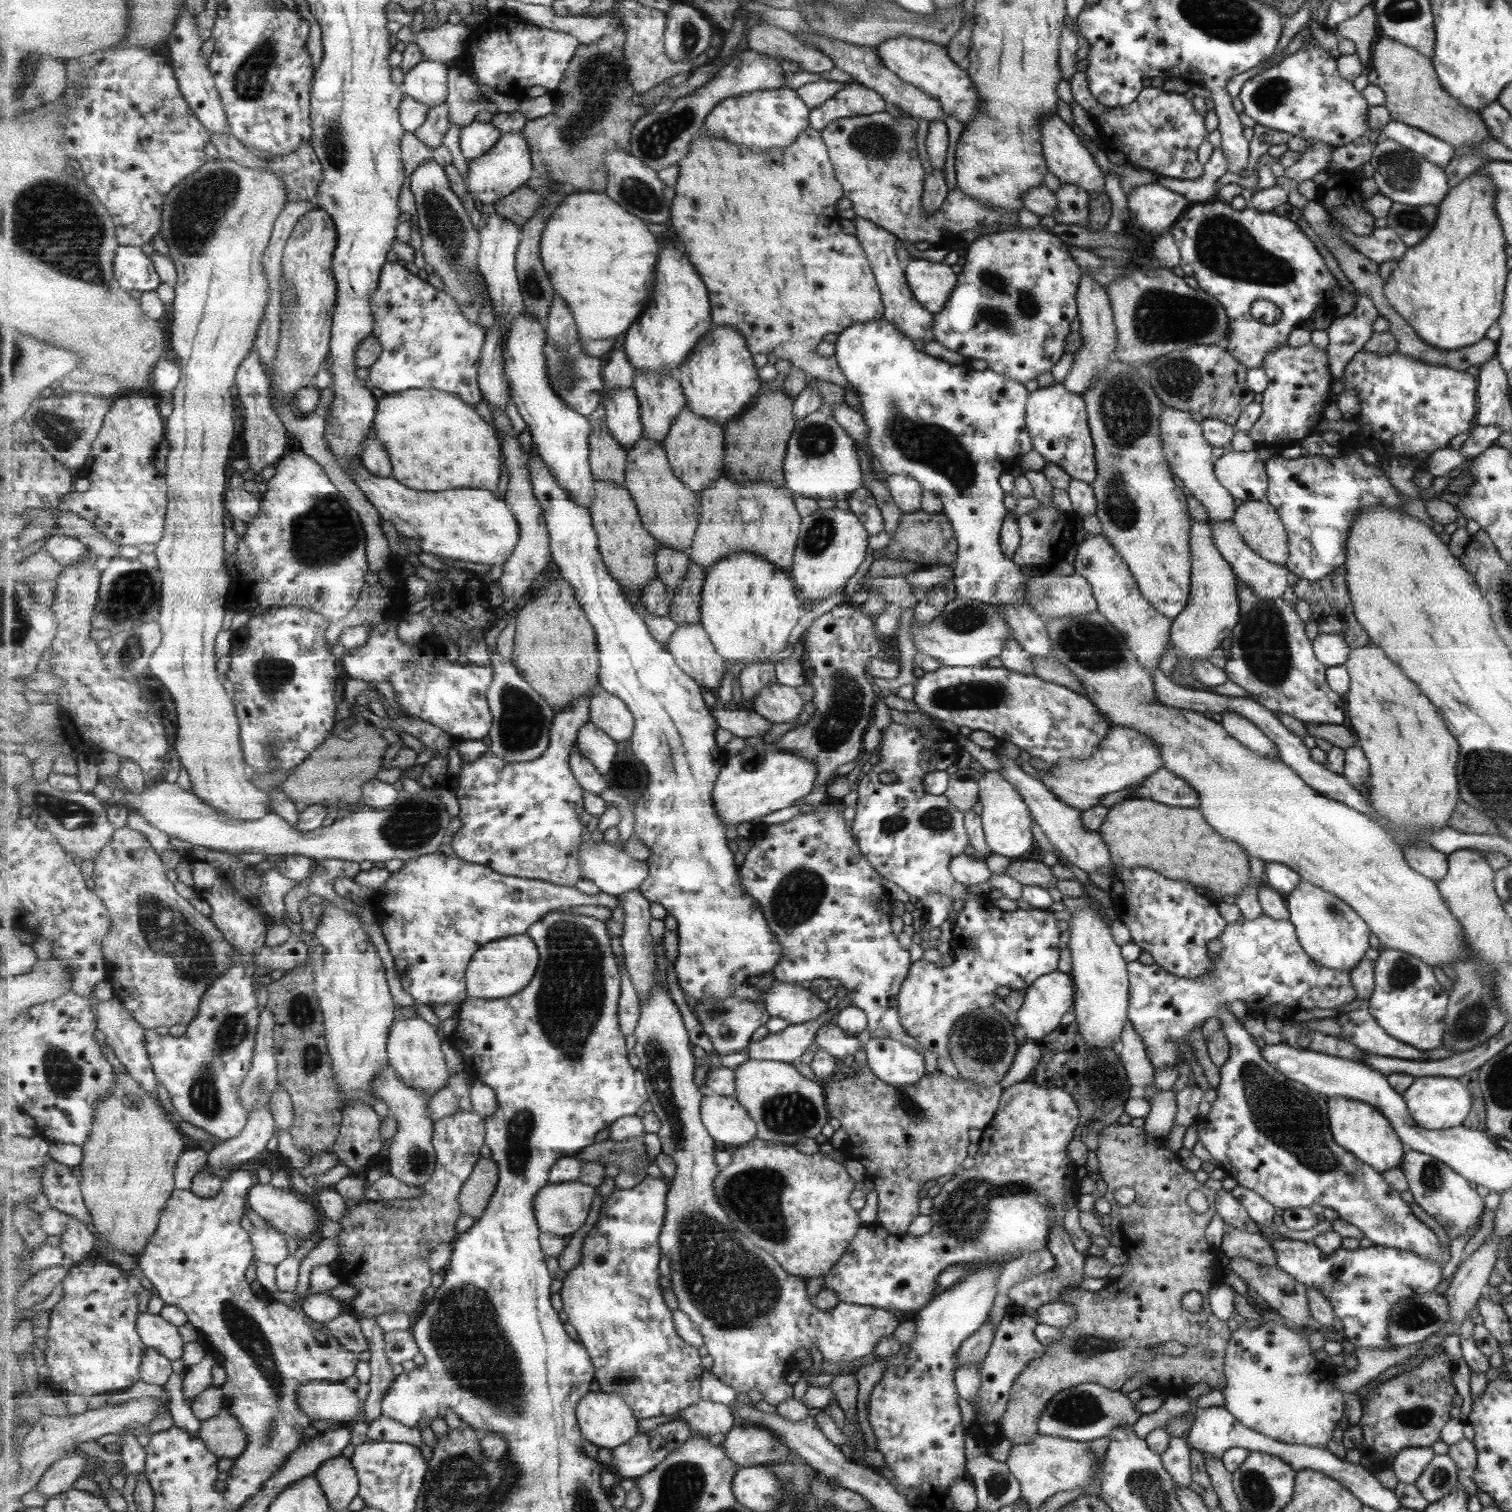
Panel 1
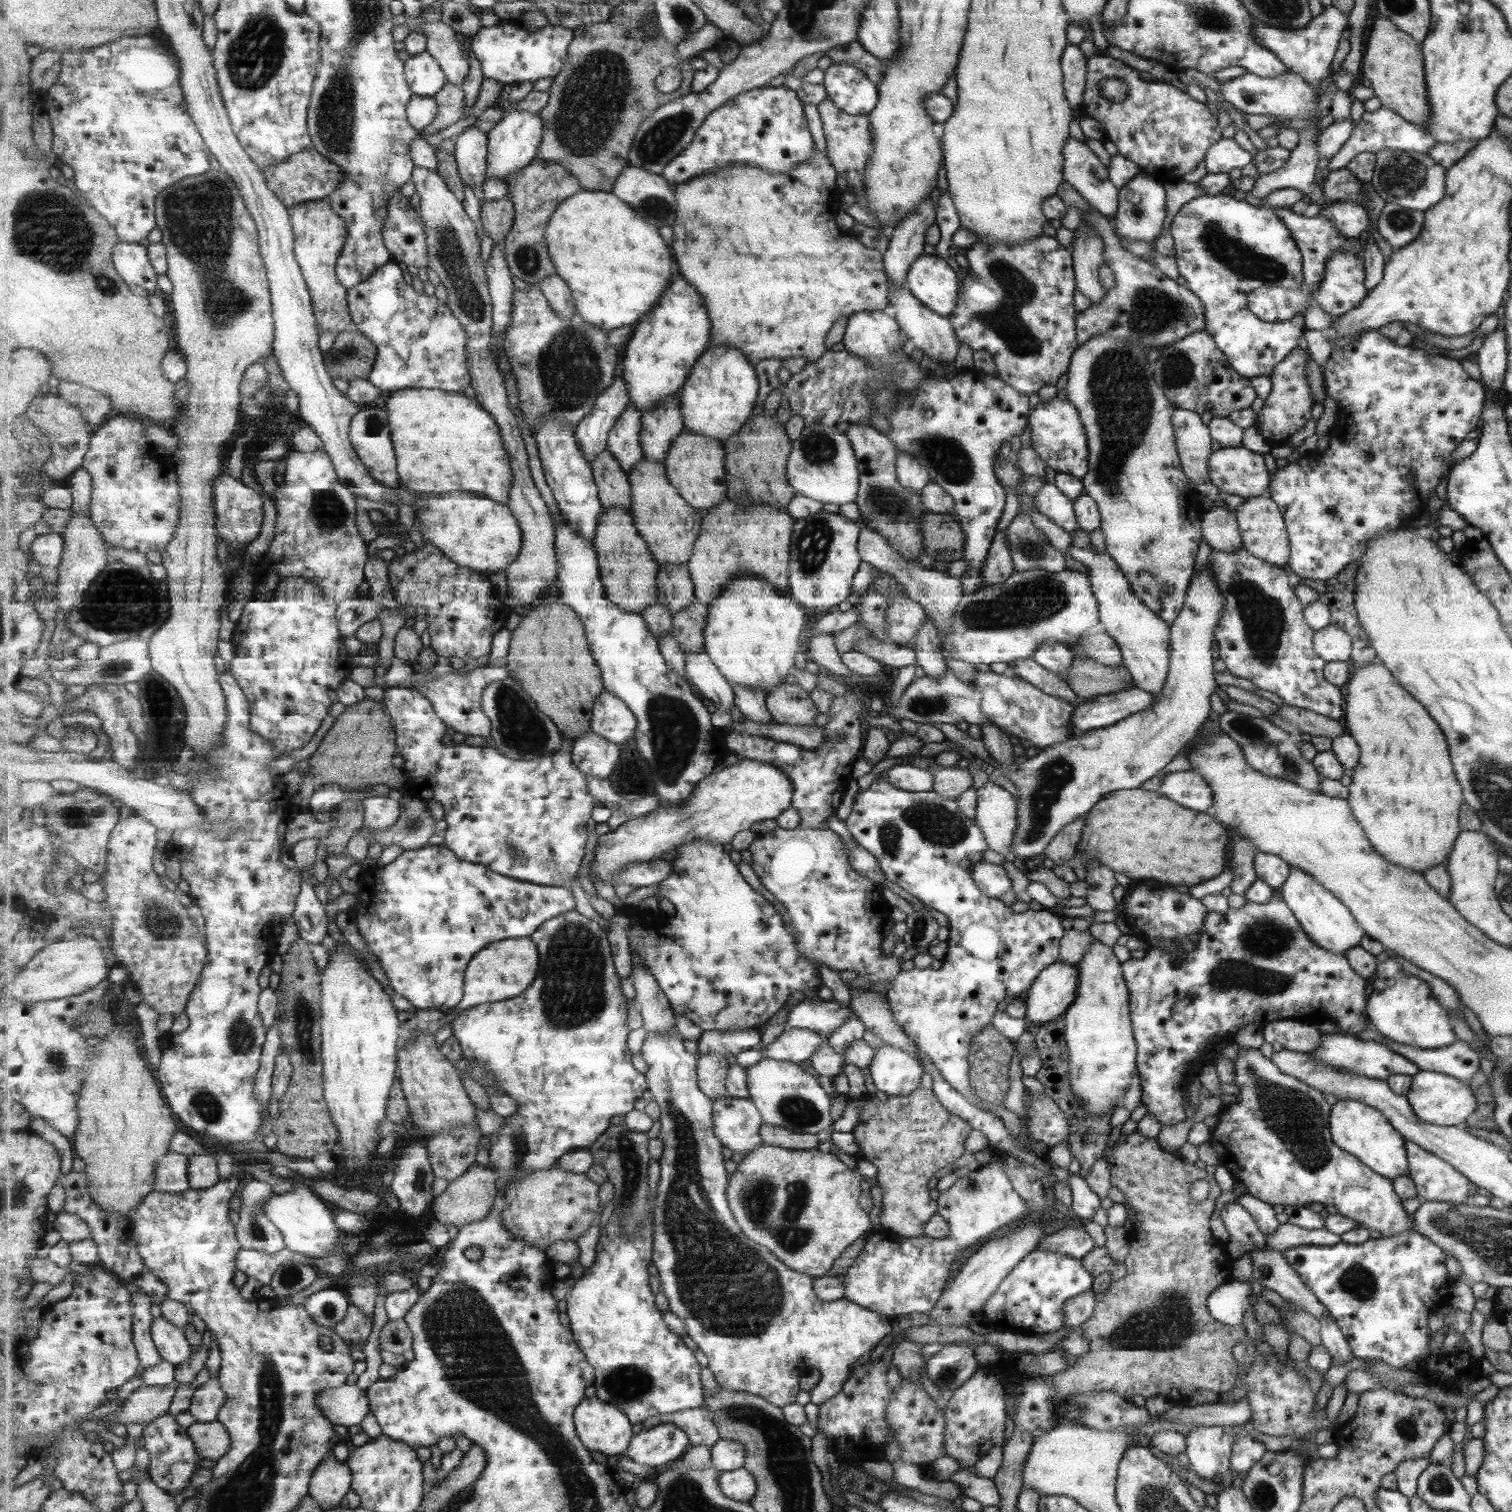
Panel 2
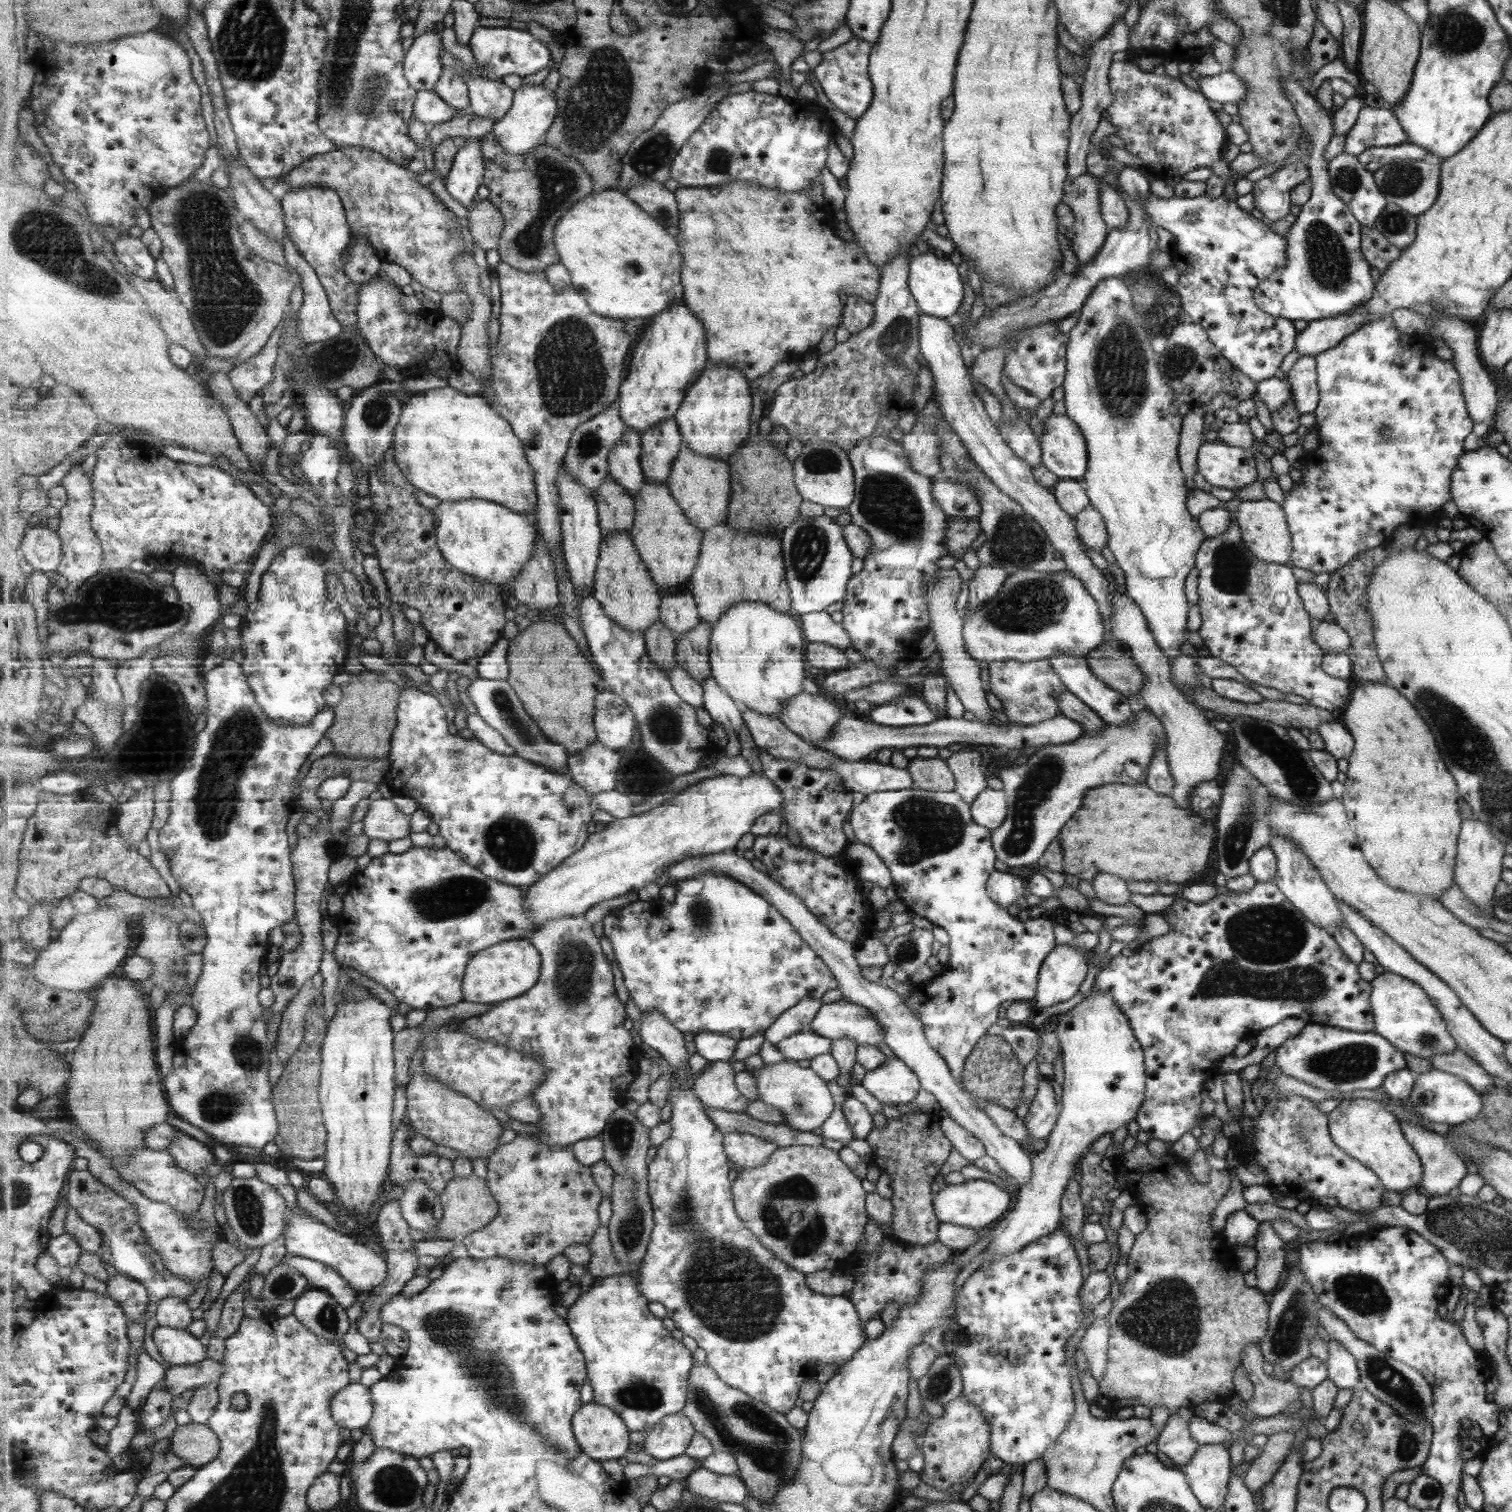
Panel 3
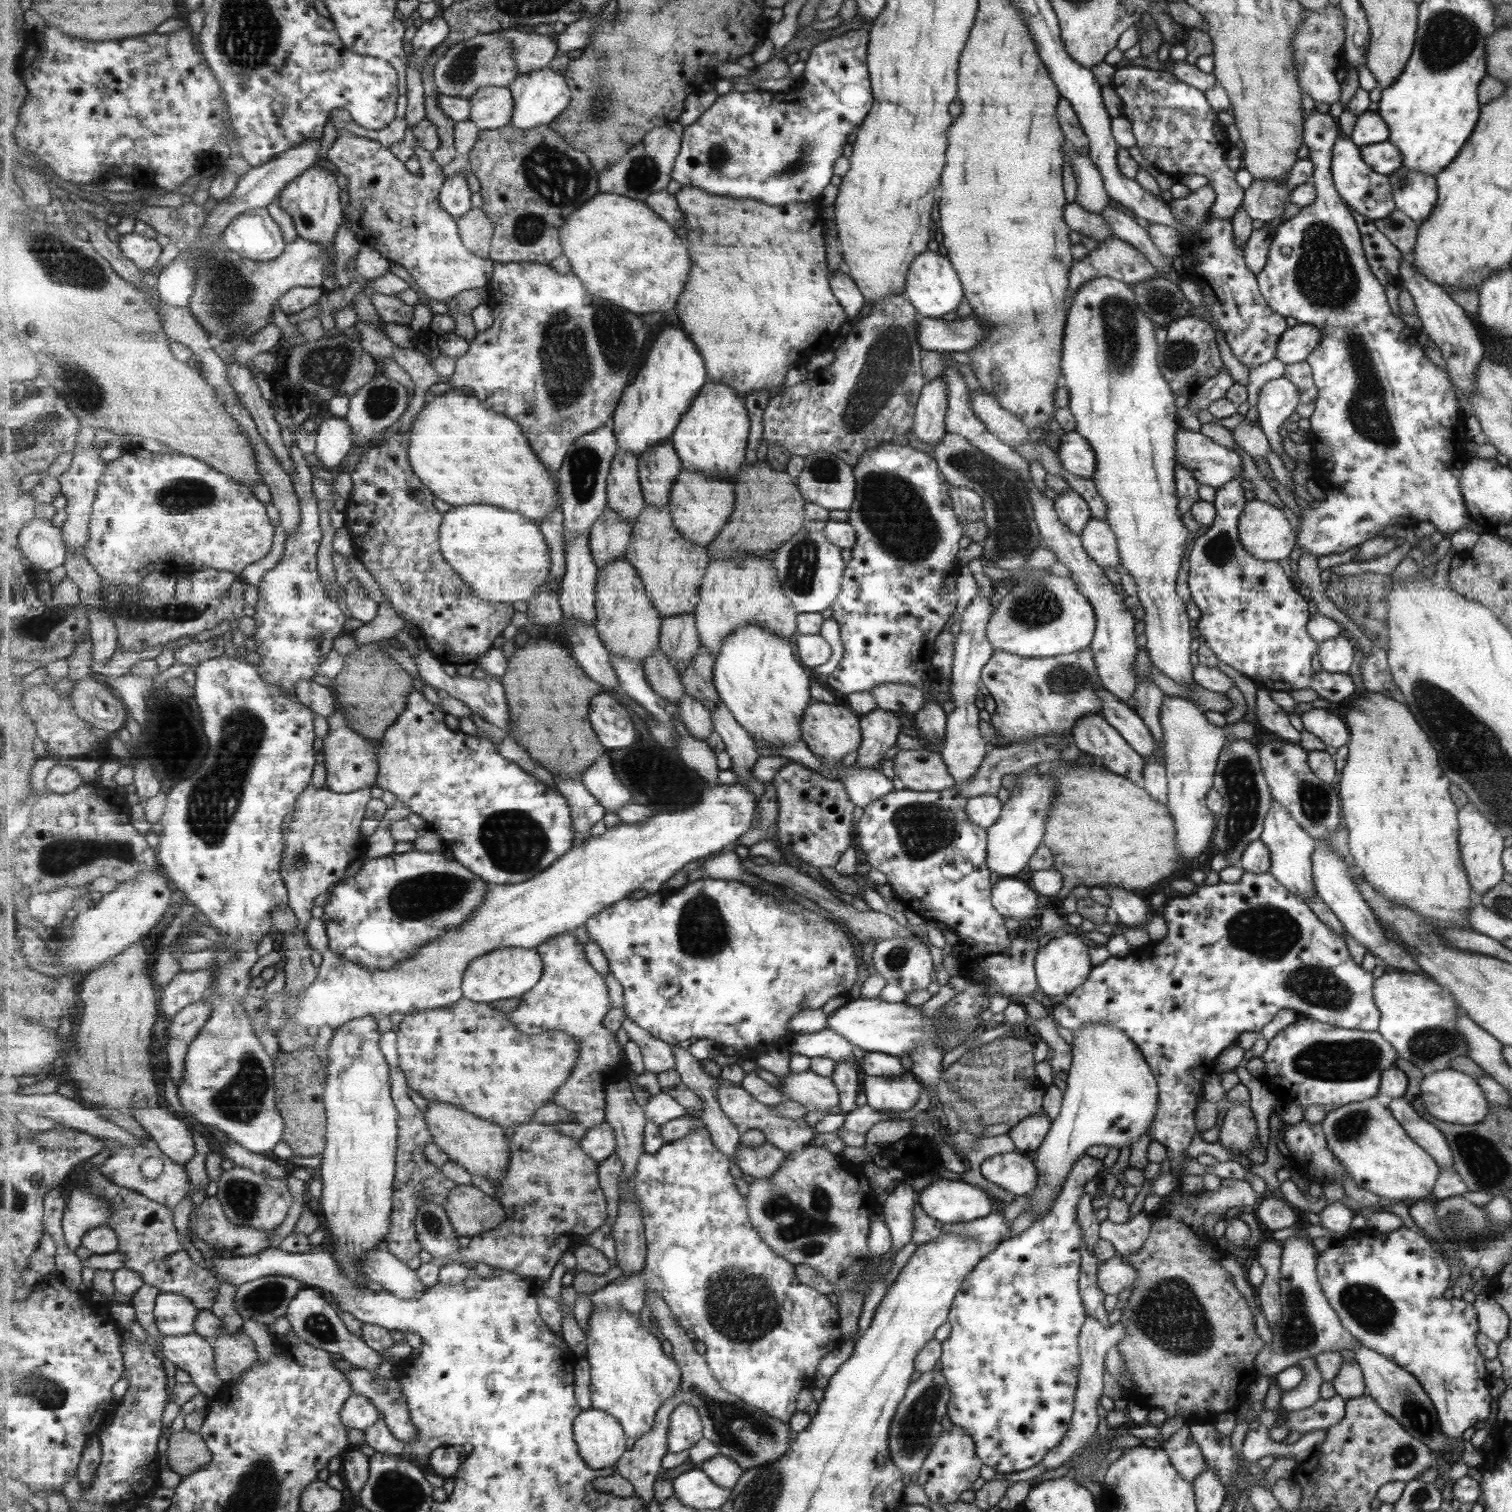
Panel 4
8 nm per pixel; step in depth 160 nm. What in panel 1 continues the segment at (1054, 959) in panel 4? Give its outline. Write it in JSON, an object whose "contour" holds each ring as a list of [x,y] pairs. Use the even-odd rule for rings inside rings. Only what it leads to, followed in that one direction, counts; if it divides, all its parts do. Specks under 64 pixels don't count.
{"contour":[[[1057,970],[1038,976],[1023,993],[1022,1005],[1016,1011],[1016,1021],[1020,1026],[1020,1034],[1022,1038],[1031,1038],[1031,1040],[1039,1040],[1043,1038],[1049,1030],[1057,1027],[1059,1019],[1074,1002],[1073,984],[1071,984],[1069,974],[1063,974]]]}

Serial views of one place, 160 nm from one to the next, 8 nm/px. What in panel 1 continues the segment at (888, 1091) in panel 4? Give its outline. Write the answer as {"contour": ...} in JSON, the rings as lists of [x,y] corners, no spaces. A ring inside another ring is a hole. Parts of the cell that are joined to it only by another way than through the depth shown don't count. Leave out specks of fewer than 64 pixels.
{"contour":[[[870,1037],[862,1048],[866,1065],[891,1086],[909,1086],[922,1078],[923,1055],[899,1040]]]}

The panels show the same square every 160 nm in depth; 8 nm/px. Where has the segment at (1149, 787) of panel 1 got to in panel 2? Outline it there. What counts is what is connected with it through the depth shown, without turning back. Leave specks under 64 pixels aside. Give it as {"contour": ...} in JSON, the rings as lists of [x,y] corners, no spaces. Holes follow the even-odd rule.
{"contour":[[[1191,770],[1167,773],[1159,783],[1158,793],[1195,812],[1211,810],[1214,797],[1203,776]]]}

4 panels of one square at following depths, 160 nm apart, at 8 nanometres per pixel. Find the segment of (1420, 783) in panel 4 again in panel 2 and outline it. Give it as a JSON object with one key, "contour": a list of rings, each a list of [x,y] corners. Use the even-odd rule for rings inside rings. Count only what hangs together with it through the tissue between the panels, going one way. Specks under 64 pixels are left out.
{"contour":[[[1380,663],[1351,669],[1349,681],[1343,687],[1346,692],[1345,728],[1348,736],[1359,744],[1359,764],[1352,768],[1346,800],[1375,851],[1391,864],[1422,875],[1424,871],[1446,862],[1461,832],[1458,816],[1463,803],[1462,792],[1451,770],[1443,734],[1423,706],[1415,702]]]}

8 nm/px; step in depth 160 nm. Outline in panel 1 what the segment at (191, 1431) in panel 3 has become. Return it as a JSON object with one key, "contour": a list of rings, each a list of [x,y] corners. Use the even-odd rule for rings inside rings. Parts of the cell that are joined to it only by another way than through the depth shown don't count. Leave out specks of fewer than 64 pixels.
{"contour":[[[225,1408],[203,1421],[198,1432],[207,1448],[218,1457],[236,1459],[246,1451],[247,1437],[241,1421]]]}

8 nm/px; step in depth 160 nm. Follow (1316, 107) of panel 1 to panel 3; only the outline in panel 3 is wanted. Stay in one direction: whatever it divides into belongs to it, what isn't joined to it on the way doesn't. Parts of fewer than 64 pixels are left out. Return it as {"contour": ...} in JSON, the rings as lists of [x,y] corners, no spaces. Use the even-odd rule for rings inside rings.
{"contour":[[[1221,70],[1213,76],[1199,75],[1196,81],[1203,96],[1206,96],[1207,100],[1211,100],[1211,102],[1238,105],[1245,99],[1245,81],[1228,70]]]}

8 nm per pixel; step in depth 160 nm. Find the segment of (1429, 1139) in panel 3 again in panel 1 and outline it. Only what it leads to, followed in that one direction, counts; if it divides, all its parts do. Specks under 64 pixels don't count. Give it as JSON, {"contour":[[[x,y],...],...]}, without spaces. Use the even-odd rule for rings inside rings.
{"contour":[[[1406,1149],[1399,1168],[1405,1176],[1413,1202],[1444,1228],[1449,1242],[1475,1224],[1475,1219],[1483,1212],[1483,1202],[1469,1186],[1467,1179],[1449,1169],[1442,1161],[1436,1160],[1434,1156]]]}

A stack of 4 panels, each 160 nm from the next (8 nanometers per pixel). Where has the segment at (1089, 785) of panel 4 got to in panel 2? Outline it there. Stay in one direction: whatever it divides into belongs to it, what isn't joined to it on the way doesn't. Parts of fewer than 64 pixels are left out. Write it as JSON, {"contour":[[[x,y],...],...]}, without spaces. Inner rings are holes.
{"contour":[[[1138,787],[1111,792],[1086,812],[1079,842],[1076,842],[1075,854],[1069,864],[1077,881],[1083,881],[1086,876],[1085,862],[1097,860],[1109,870],[1124,874],[1129,879],[1155,879],[1173,886],[1191,887],[1223,872],[1225,858],[1227,858],[1227,832],[1223,830],[1223,826],[1213,822],[1211,816],[1201,812],[1191,812],[1191,809],[1185,810],[1174,801],[1162,797],[1158,791],[1147,792]]]}

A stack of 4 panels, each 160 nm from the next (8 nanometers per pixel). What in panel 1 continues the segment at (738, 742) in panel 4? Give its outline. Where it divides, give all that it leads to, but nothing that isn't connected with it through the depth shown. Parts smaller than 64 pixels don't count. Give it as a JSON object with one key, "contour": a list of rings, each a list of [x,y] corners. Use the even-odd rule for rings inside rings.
{"contour":[[[701,622],[680,626],[667,648],[679,667],[699,685],[709,691],[721,688],[728,663],[717,653],[709,633]]]}

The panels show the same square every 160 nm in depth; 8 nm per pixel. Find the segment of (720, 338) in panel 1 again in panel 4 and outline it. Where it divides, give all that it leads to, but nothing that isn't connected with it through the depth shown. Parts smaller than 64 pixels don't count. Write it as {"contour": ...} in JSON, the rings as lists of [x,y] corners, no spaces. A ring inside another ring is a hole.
{"contour":[[[708,379],[700,395],[672,436],[683,466],[689,472],[699,472],[721,480],[734,480],[747,462],[751,419],[746,399],[729,384]]]}

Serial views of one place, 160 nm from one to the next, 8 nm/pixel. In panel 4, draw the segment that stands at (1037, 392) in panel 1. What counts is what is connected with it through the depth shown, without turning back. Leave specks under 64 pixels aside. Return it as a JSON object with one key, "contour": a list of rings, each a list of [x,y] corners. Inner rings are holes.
{"contour":[[[1074,429],[1060,434],[1059,449],[1056,449],[1059,464],[1071,474],[1091,479],[1095,474],[1095,456],[1091,445]]]}

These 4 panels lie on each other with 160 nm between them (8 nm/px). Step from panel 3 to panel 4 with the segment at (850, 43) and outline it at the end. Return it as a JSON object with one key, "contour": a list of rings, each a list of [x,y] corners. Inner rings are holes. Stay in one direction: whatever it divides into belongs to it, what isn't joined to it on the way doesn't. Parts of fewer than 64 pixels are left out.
{"contour":[[[863,28],[848,30],[840,36],[832,37],[812,45],[812,48],[809,49],[807,62],[805,63],[803,77],[800,79],[800,81],[805,83],[805,88],[801,92],[801,98],[797,98],[795,104],[793,104],[795,108],[799,104],[803,104],[807,110],[791,110],[791,102],[777,102],[775,92],[769,91],[737,92],[730,90],[728,93],[719,96],[693,124],[685,127],[682,151],[679,153],[674,168],[674,180],[678,181],[682,187],[689,186],[705,189],[706,192],[716,196],[734,197],[735,199],[754,199],[777,207],[785,207],[785,205],[789,205],[790,203],[813,202],[813,198],[817,198],[823,192],[823,188],[829,184],[829,178],[833,176],[831,174],[831,170],[834,170],[833,162],[837,162],[838,158],[841,157],[841,150],[845,146],[847,136],[855,132],[857,126],[863,122],[863,119],[866,118],[870,112],[870,108],[873,106],[874,97],[870,89],[870,73],[866,65],[866,46],[868,42],[869,29]]]}

